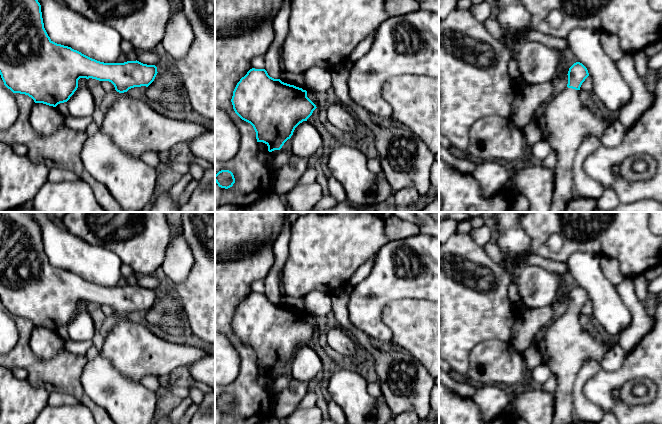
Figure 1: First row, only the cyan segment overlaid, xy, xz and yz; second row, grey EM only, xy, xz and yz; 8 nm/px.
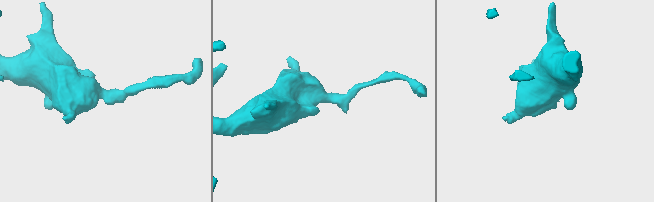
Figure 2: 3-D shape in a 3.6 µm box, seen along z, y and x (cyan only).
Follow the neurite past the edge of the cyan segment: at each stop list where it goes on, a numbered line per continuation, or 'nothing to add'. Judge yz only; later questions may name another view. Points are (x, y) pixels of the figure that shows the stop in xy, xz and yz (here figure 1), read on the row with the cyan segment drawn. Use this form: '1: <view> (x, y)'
1: yz (566, 121)

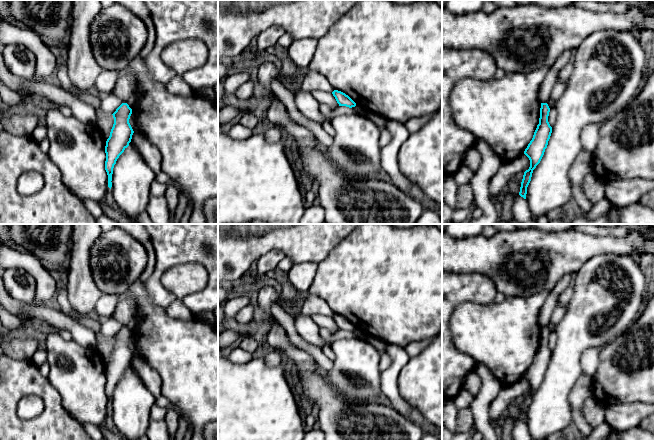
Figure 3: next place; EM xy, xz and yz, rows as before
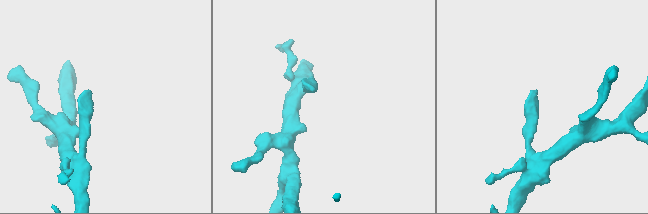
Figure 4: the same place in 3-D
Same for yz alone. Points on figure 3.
nothing to add

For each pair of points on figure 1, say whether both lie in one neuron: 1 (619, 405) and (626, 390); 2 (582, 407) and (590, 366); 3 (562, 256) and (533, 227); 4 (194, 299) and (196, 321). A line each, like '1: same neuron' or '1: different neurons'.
1: different neurons
2: same neuron
3: same neuron
4: same neuron

